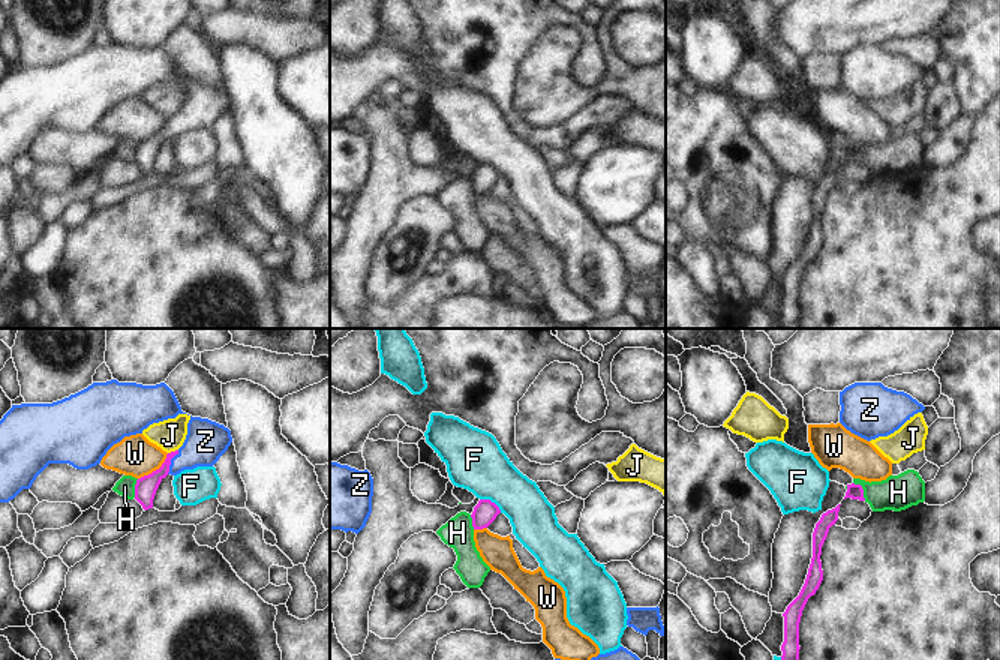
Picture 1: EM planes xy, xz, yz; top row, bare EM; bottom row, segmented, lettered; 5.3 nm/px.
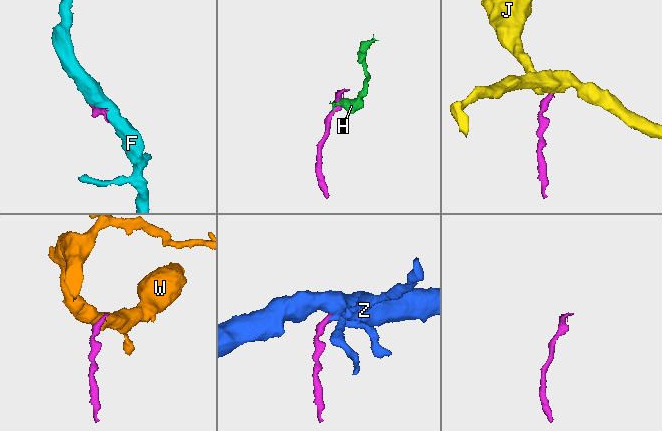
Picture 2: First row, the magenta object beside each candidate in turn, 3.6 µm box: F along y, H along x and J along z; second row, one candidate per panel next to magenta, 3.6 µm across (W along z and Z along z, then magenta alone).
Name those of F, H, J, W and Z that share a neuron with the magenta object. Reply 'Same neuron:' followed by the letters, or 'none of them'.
Same neuron: Z

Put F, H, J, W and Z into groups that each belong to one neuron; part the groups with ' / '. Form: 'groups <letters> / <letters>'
groups F / H / J / W / Z

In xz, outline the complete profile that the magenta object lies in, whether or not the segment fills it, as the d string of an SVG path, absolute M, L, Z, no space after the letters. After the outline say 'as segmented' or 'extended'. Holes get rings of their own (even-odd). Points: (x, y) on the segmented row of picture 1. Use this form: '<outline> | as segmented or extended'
M480 500L471 514L474 530L487 528L501 513L499 507L490 500Z | as segmented

